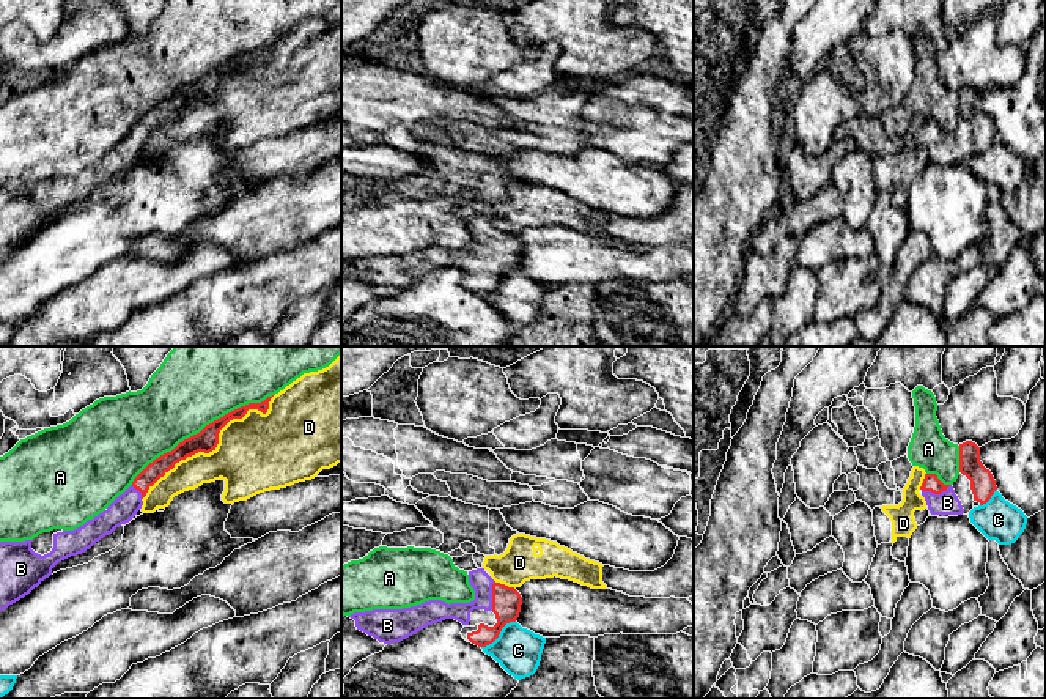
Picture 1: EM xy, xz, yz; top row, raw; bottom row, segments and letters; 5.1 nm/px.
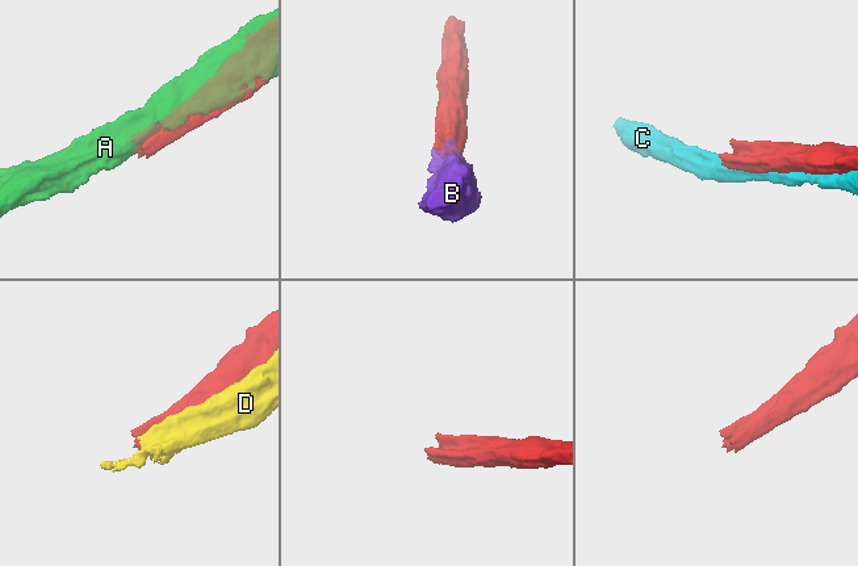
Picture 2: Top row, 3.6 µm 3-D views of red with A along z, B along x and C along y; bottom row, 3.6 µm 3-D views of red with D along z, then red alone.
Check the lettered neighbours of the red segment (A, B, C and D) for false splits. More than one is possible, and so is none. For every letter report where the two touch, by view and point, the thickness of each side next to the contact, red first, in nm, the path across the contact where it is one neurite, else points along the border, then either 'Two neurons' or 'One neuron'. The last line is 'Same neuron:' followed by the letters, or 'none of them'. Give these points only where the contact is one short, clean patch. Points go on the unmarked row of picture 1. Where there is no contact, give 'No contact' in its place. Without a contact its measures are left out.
A: Touches red at xy (202, 77). Thickness 120 nm (red) against 400 nm. Two neurons
B: Touches red at yz (936, 140). Thickness 80 nm (red) against 120 nm. One neuron
C: Touches red at xz (499, 281). Thickness 150 nm (red) against 240 nm. Two neurons
D: Touches red at xy (216, 93). Thickness 120 nm (red) against 400 nm. Two neurons
Same neuron: B

